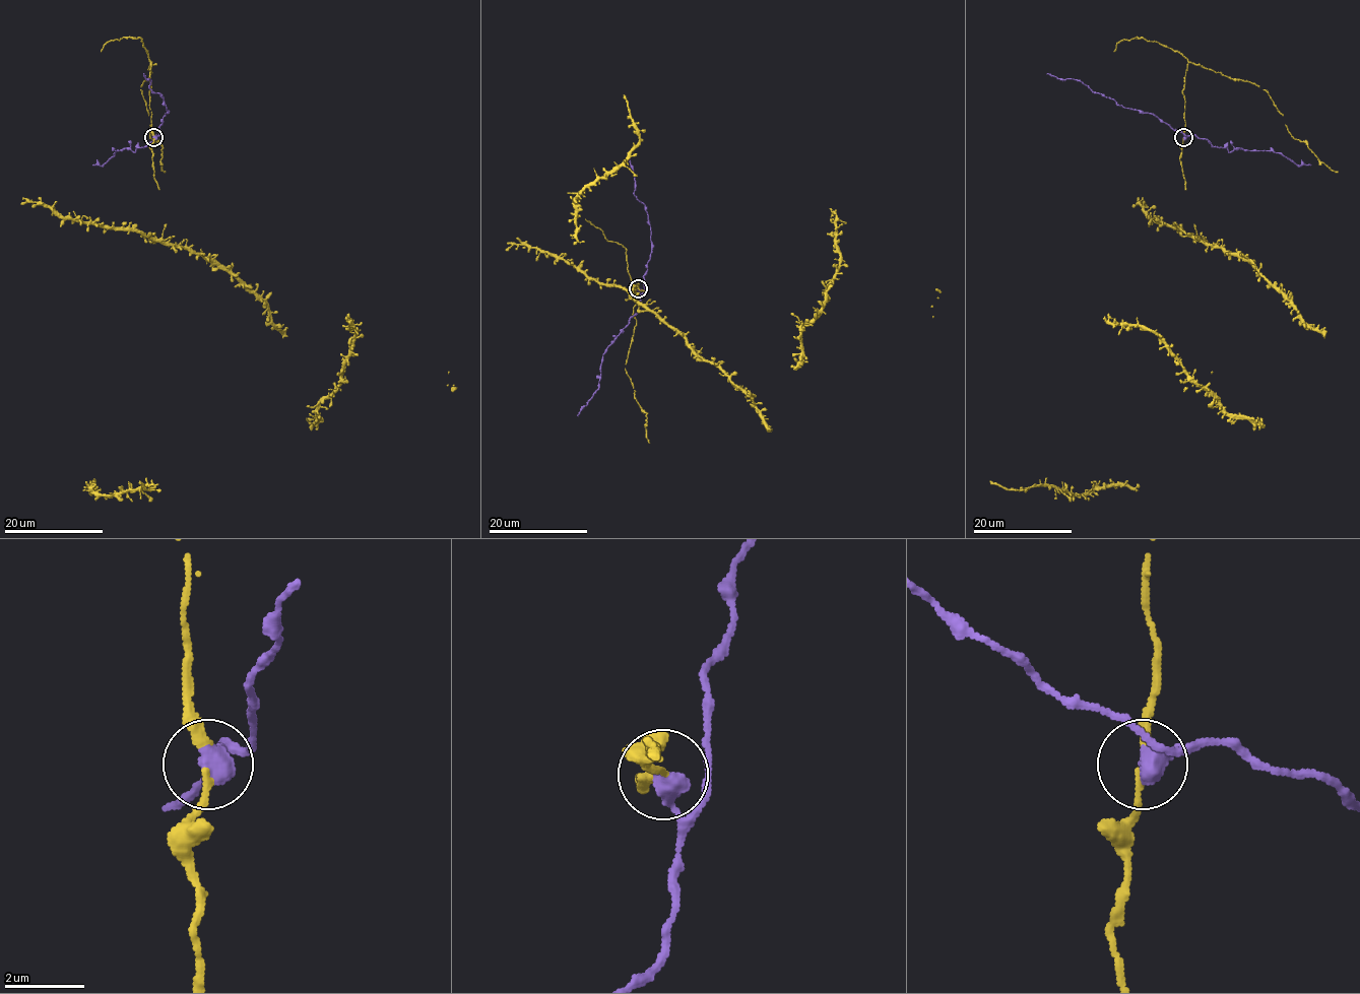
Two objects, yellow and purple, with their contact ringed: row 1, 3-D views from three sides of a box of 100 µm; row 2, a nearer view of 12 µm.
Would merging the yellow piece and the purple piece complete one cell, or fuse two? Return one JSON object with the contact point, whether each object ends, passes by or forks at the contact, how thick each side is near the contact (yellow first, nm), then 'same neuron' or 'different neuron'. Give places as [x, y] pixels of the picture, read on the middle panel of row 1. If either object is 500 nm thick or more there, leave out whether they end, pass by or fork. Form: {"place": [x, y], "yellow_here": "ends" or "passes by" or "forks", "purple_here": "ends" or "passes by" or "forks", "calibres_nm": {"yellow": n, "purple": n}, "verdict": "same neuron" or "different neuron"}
{"place": [638, 288], "calibres_nm": {"yellow": 150, "purple": 550}, "verdict": "different neuron"}

